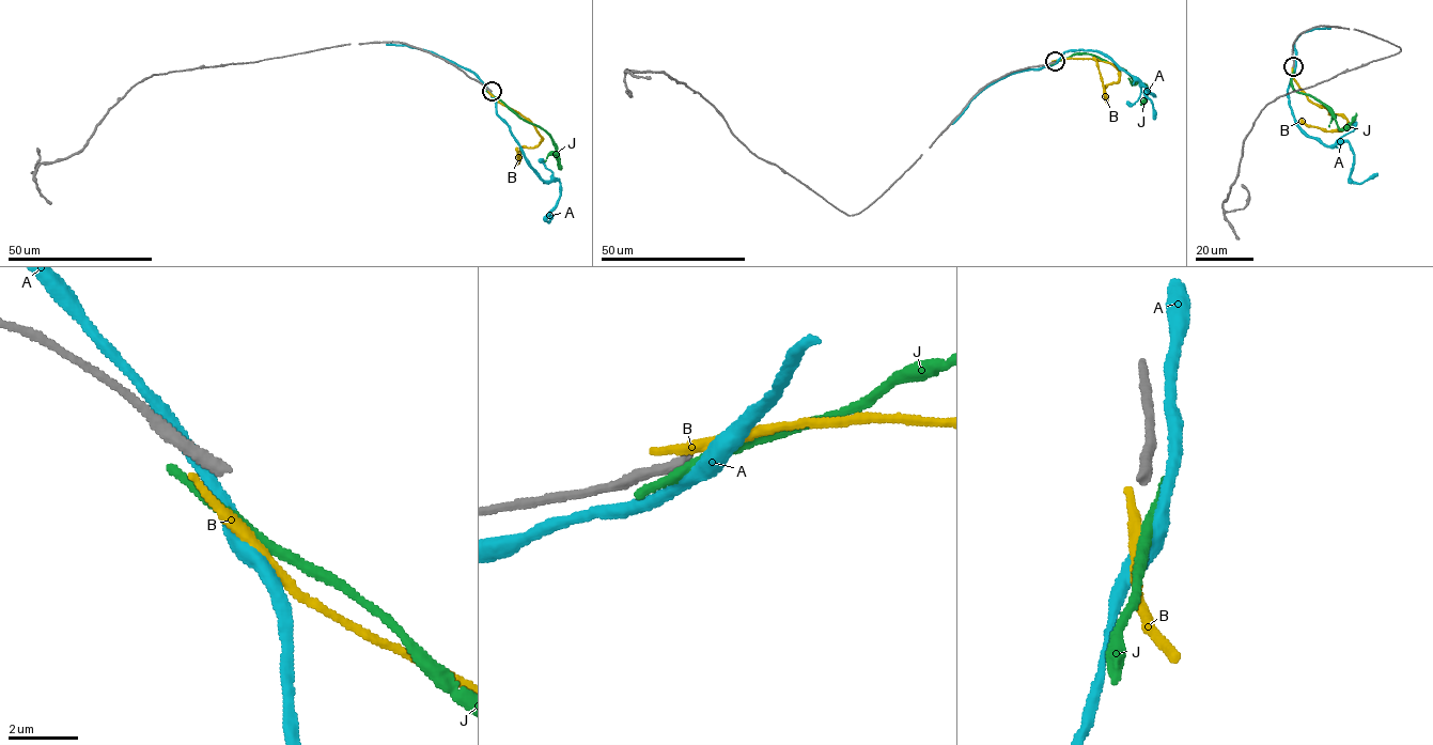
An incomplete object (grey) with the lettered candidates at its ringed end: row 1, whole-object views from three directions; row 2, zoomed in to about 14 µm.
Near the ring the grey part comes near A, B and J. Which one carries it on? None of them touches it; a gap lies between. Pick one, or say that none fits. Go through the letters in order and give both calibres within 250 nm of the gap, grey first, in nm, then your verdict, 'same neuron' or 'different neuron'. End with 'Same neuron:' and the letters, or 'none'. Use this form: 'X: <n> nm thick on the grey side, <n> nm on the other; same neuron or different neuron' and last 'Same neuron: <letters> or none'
A: 320 nm thick on the grey side, 360 nm on the other; different neuron
B: 320 nm thick on the grey side, 340 nm on the other; different neuron
J: 320 nm thick on the grey side, 280 nm on the other; different neuron
Same neuron: none

